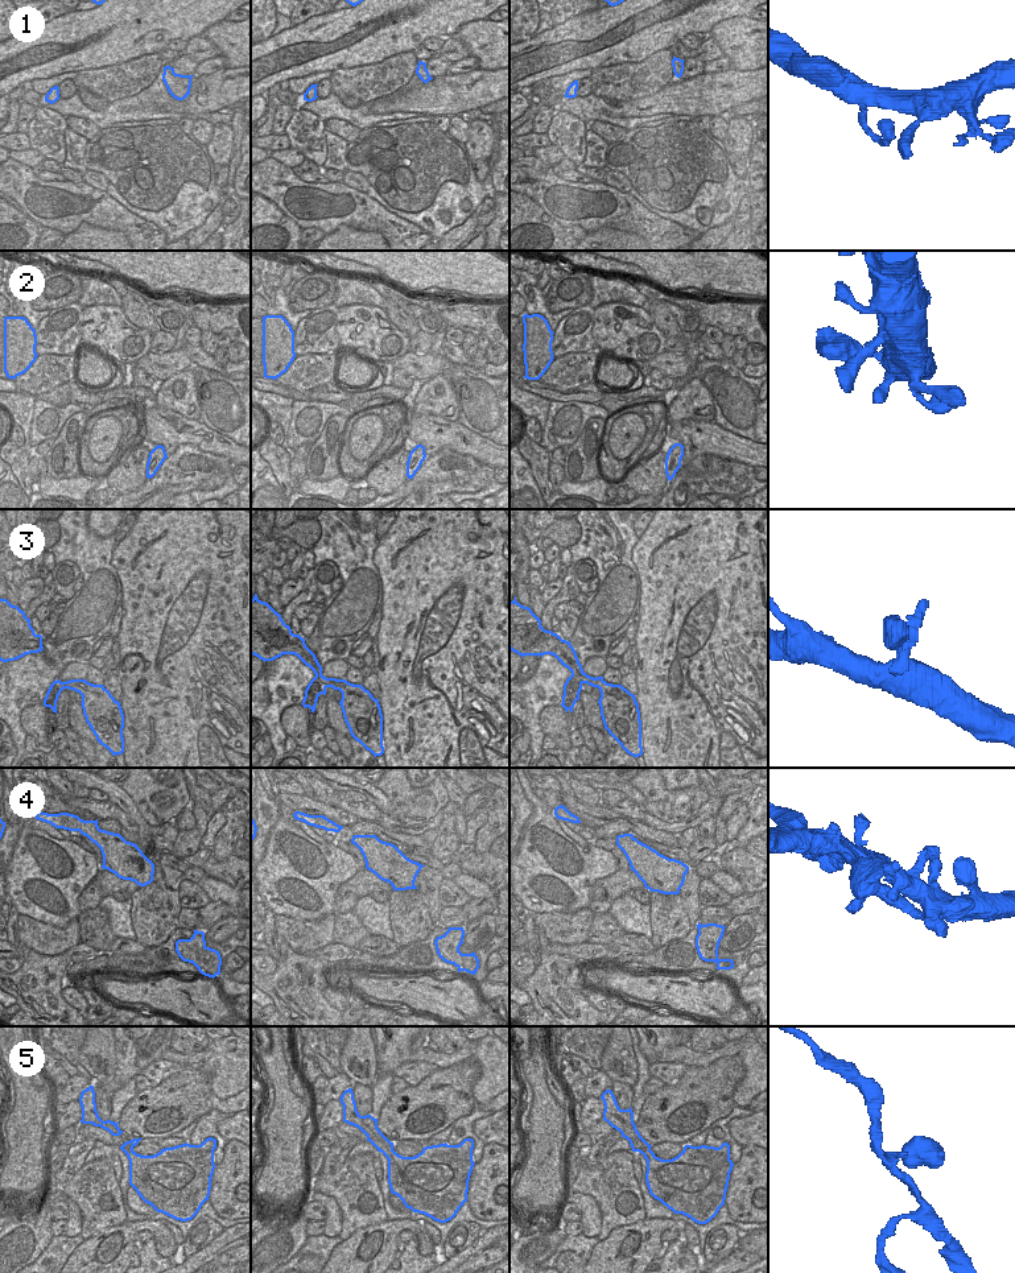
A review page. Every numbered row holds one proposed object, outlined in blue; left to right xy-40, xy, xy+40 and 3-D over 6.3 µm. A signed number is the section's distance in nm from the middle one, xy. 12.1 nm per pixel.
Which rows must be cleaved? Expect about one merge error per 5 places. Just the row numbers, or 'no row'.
3.

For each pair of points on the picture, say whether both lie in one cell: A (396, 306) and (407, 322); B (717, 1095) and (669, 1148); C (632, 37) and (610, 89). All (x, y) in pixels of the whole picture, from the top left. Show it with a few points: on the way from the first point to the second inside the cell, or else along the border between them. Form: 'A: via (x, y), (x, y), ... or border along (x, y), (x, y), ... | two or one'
A: via (397, 310), (403, 318) | one
B: border along (684, 1144), (664, 1141), (652, 1145) | two
C: border along (651, 56), (639, 62), (621, 62), (591, 70) | two

